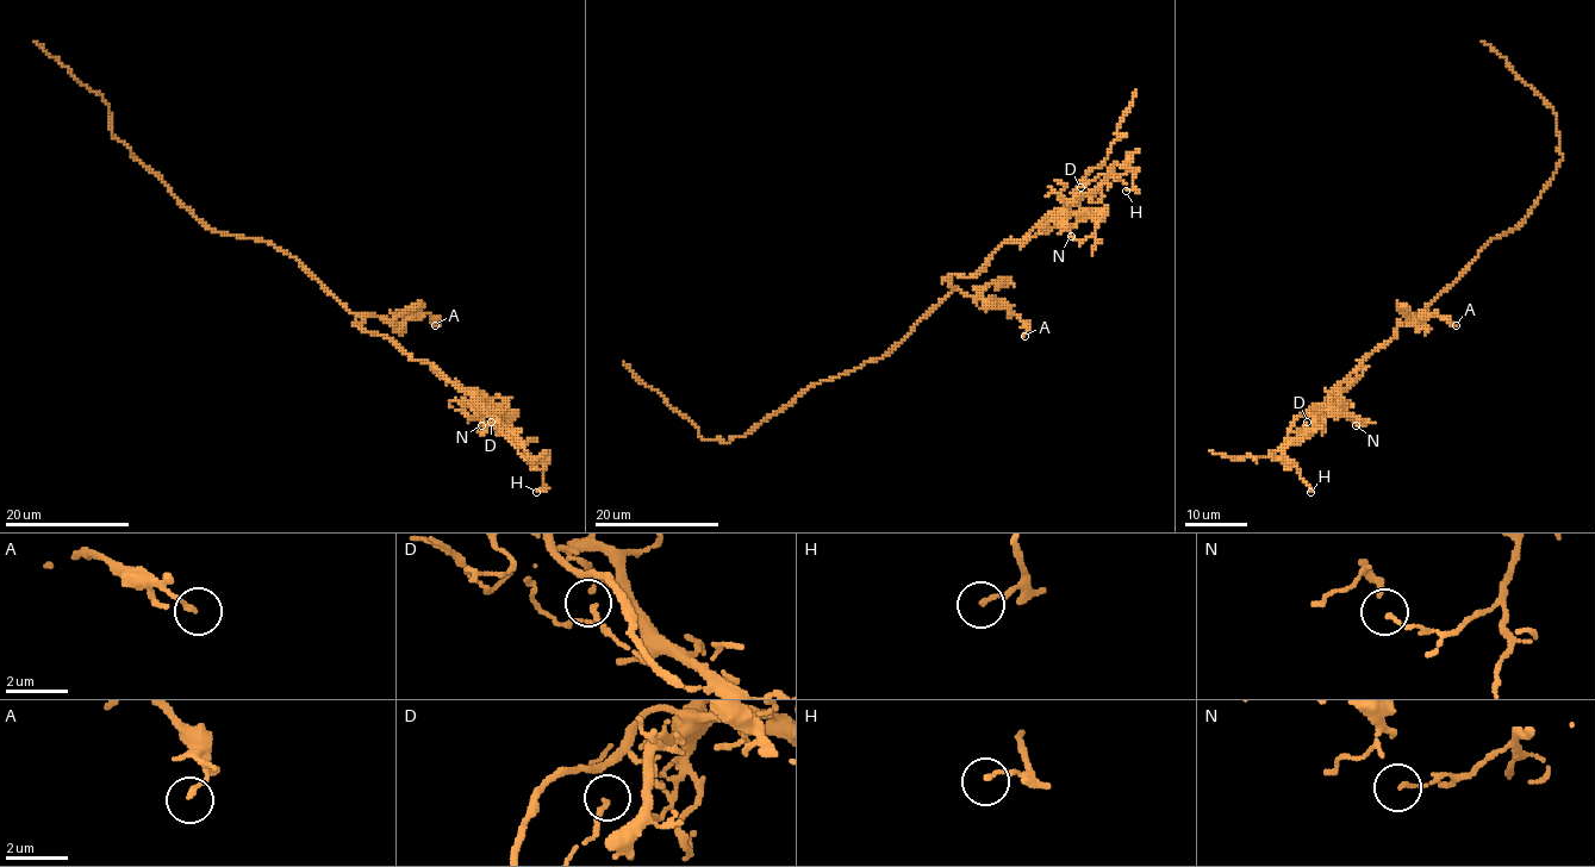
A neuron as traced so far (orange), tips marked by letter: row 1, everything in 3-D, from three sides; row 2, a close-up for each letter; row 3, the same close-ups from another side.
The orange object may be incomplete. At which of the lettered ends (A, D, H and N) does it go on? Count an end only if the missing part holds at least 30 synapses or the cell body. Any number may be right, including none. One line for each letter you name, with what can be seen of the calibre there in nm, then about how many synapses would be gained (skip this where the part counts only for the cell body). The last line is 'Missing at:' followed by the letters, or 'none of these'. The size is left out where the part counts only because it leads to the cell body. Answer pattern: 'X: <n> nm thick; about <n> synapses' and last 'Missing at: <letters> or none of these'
Missing at: none of these

